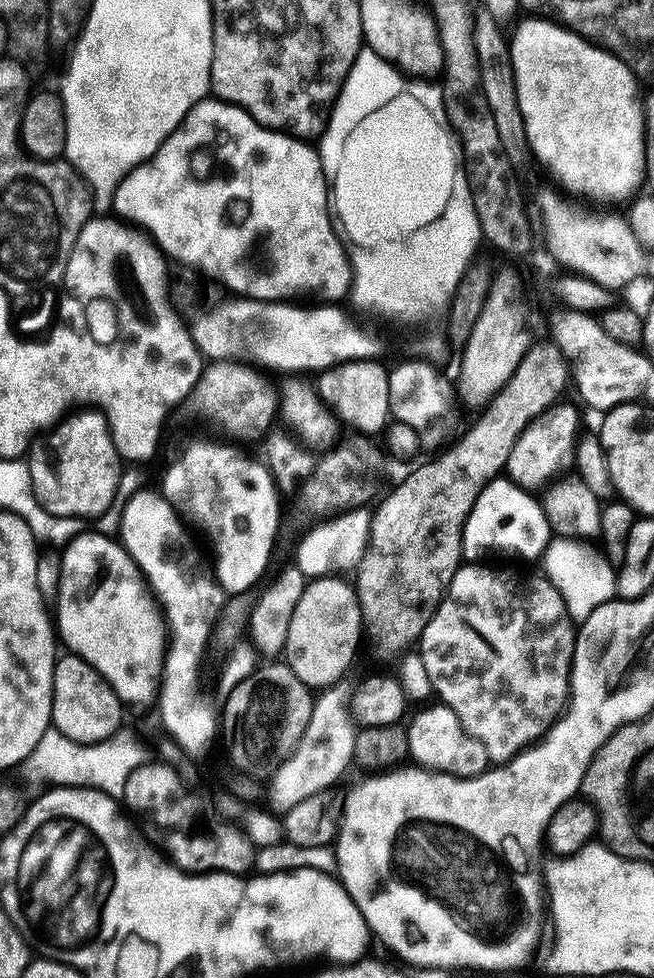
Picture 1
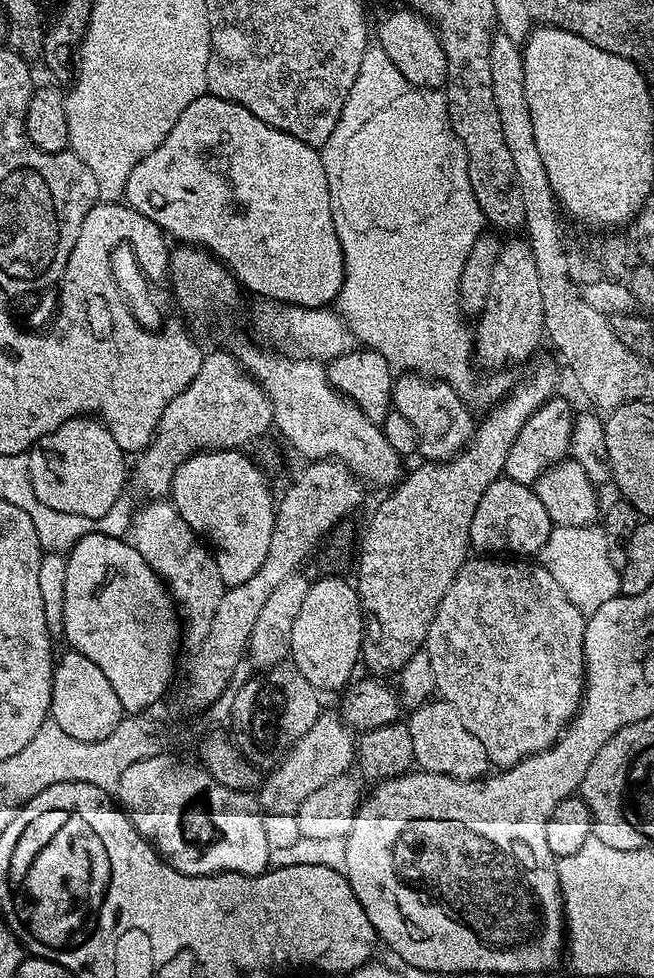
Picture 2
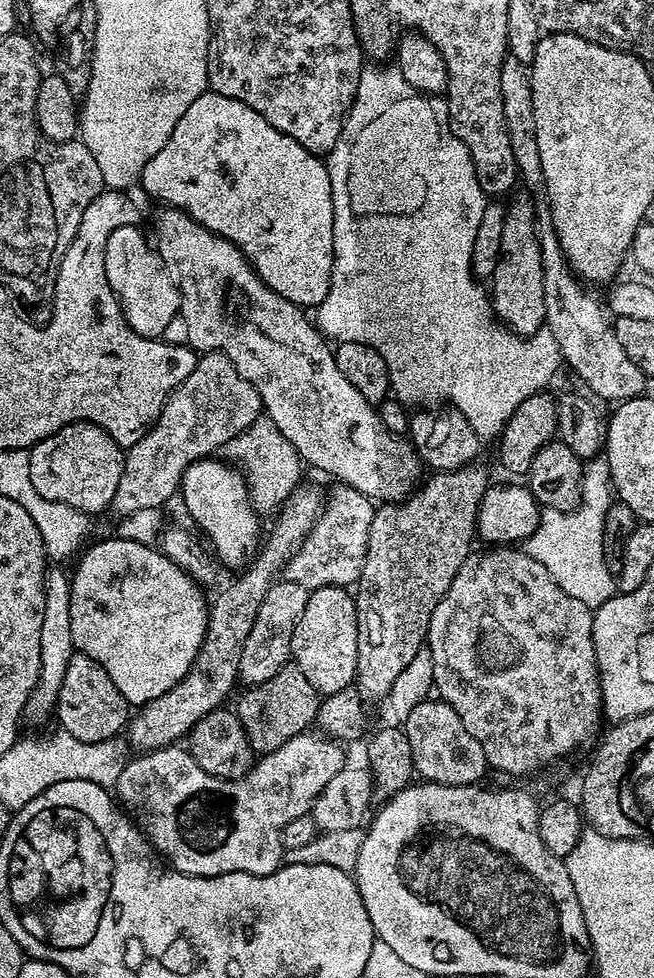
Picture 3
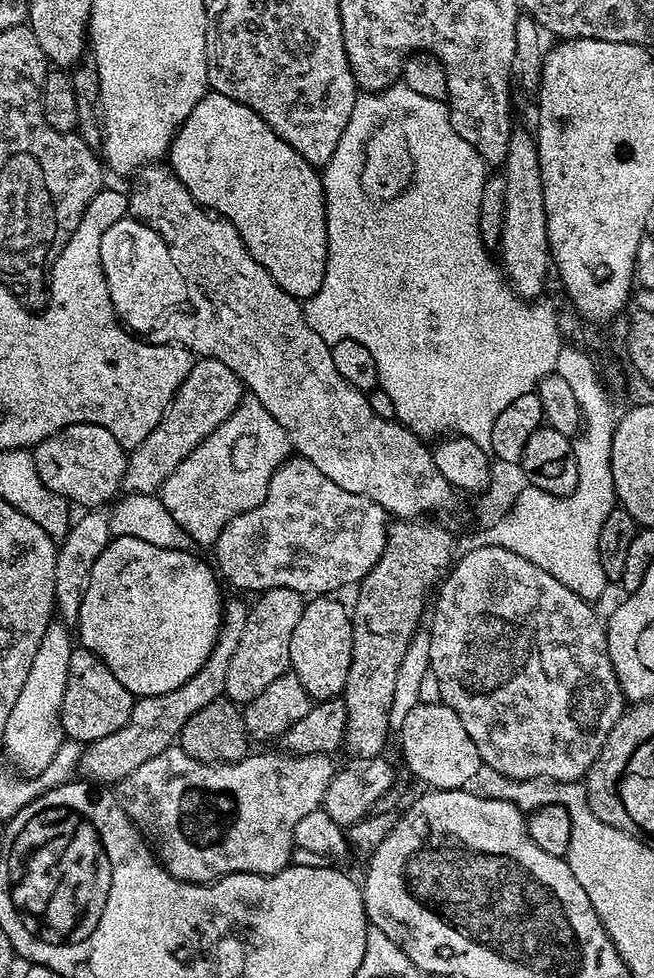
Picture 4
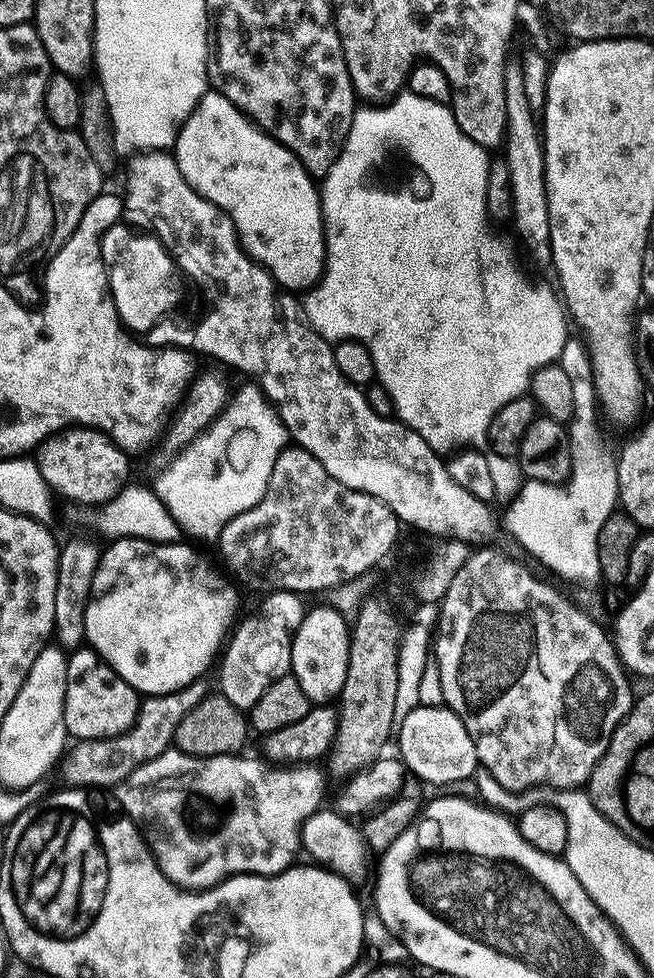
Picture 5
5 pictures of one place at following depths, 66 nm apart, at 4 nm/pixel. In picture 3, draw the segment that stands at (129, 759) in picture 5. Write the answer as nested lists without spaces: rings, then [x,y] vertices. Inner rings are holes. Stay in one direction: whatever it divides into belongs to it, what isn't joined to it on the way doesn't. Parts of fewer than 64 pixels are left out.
[[[297,487],[284,501],[275,517],[277,520],[272,533],[269,536],[267,533],[250,567],[244,570],[244,576],[238,577],[233,584],[226,585],[213,600],[211,597],[208,633],[204,635],[191,670],[173,688],[166,690],[166,694],[135,709],[126,725],[126,740],[131,747],[133,744],[137,748],[137,753],[157,752],[160,748],[170,748],[183,741],[196,723],[227,701],[224,699],[231,694],[232,687],[238,684],[238,662],[242,658],[242,646],[246,646],[246,634],[250,634],[250,626],[254,626],[254,618],[258,618],[258,606],[262,606],[262,598],[266,598],[272,589],[278,576],[276,572],[281,573],[285,569],[288,559],[300,549],[308,537],[308,531],[320,516],[324,501],[322,492],[320,496],[318,489],[304,487]]]

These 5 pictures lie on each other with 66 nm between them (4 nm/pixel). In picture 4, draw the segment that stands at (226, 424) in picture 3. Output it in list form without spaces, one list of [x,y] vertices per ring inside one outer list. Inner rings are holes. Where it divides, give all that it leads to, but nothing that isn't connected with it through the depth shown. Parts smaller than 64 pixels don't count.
[[[199,357],[192,365],[190,374],[183,380],[182,386],[168,404],[167,410],[160,419],[158,426],[154,428],[142,440],[138,447],[129,451],[126,474],[123,475],[121,489],[131,495],[153,495],[159,491],[166,478],[170,476],[196,448],[215,429],[228,420],[230,414],[237,409],[244,397],[244,387],[237,375],[225,363],[217,359]],[[104,506],[89,509],[69,527],[67,535],[57,547],[54,566],[54,592],[56,598],[55,611],[59,621],[69,628],[75,627],[80,621],[82,598],[90,578],[90,570],[94,562],[111,536],[111,511]]]

